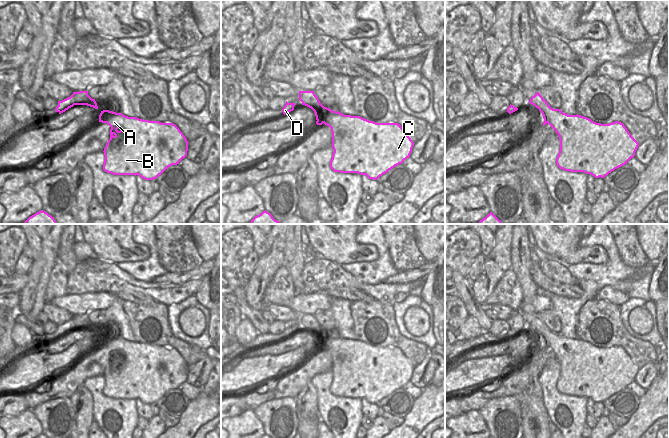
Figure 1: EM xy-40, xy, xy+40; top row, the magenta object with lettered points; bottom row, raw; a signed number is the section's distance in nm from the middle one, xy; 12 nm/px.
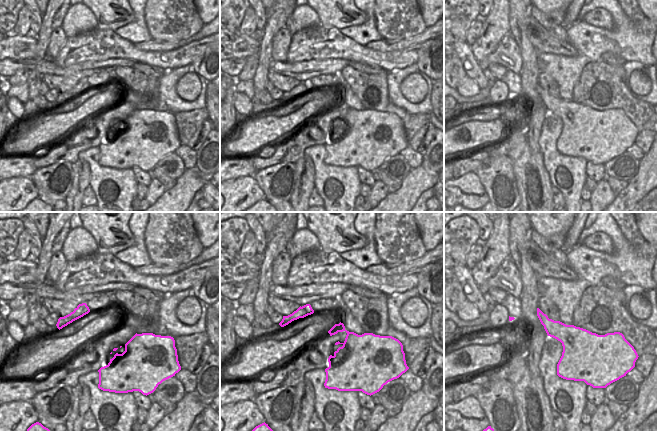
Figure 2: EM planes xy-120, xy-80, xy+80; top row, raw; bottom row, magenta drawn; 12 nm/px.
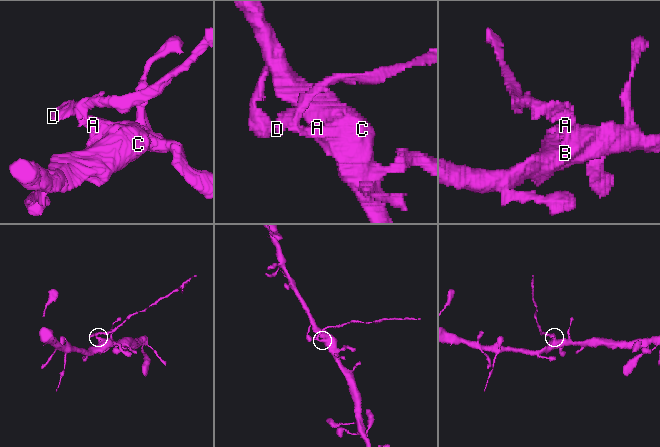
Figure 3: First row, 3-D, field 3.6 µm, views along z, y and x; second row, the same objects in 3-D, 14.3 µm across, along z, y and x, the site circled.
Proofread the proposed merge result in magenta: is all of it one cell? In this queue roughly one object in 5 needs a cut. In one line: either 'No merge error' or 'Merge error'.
Merge error

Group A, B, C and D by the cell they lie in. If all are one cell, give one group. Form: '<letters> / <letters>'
A B C / D

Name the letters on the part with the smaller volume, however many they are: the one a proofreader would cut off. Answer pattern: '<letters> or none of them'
D

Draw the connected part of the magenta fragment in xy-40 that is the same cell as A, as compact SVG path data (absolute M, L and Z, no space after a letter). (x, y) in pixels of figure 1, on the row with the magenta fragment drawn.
M109 110L101 111L99 122L107 123L111 127L110 139L103 151L105 155L103 170L107 173L139 175L145 180L153 180L187 156L189 142L173 123L128 117Z

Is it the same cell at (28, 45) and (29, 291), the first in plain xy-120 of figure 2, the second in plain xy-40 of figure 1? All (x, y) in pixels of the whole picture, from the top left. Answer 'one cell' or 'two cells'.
two cells

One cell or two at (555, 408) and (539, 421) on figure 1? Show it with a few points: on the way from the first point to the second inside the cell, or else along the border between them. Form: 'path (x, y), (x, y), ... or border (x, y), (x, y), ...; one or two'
border (542, 399), (550, 421); two

